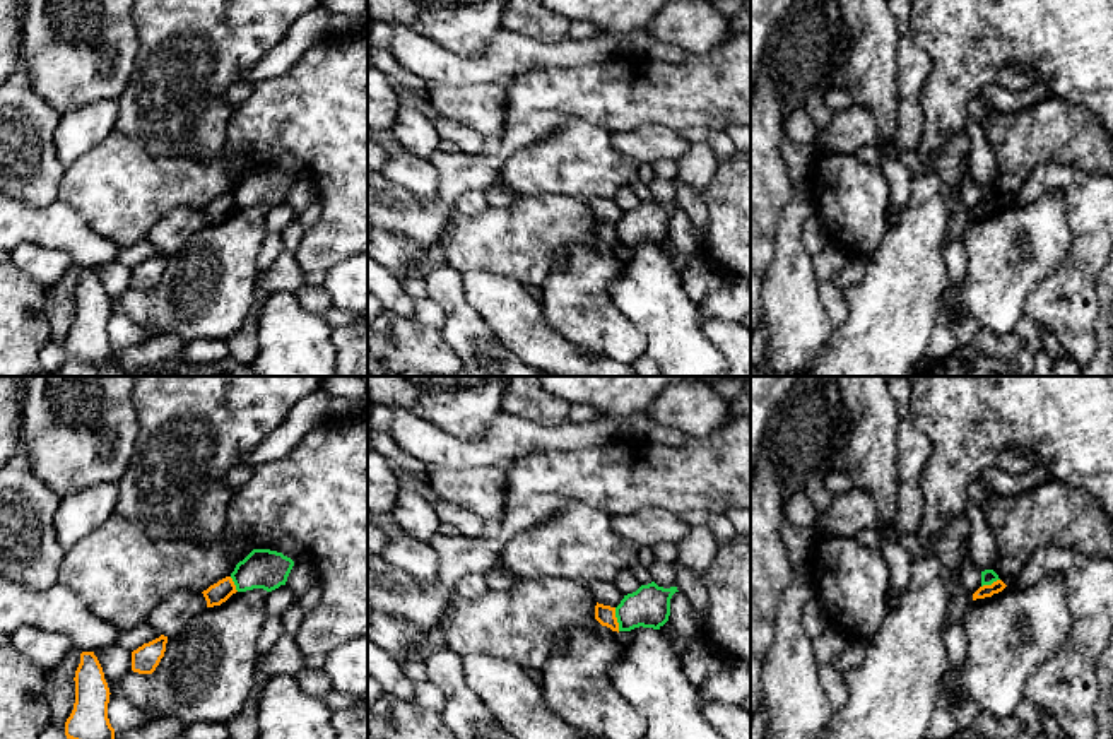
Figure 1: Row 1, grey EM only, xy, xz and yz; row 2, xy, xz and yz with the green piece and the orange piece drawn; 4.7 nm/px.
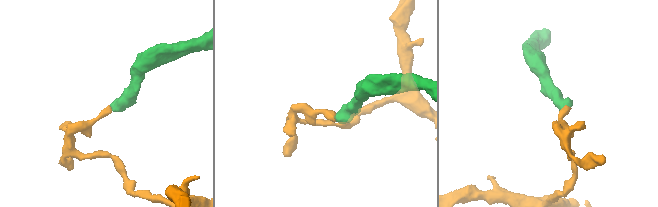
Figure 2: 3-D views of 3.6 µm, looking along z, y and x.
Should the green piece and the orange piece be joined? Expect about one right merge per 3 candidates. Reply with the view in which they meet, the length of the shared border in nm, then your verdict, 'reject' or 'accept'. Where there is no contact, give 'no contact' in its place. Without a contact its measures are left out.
meets green in xz; contact 110 nm long; reject

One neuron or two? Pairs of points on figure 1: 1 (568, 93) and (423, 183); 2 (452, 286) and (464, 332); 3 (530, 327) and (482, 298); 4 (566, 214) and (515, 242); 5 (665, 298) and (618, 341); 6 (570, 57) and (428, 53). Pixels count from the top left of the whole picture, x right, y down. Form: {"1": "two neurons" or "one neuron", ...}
{"1": "two neurons", "2": "one neuron", "3": "one neuron", "4": "one neuron", "5": "two neurons", "6": "one neuron"}

